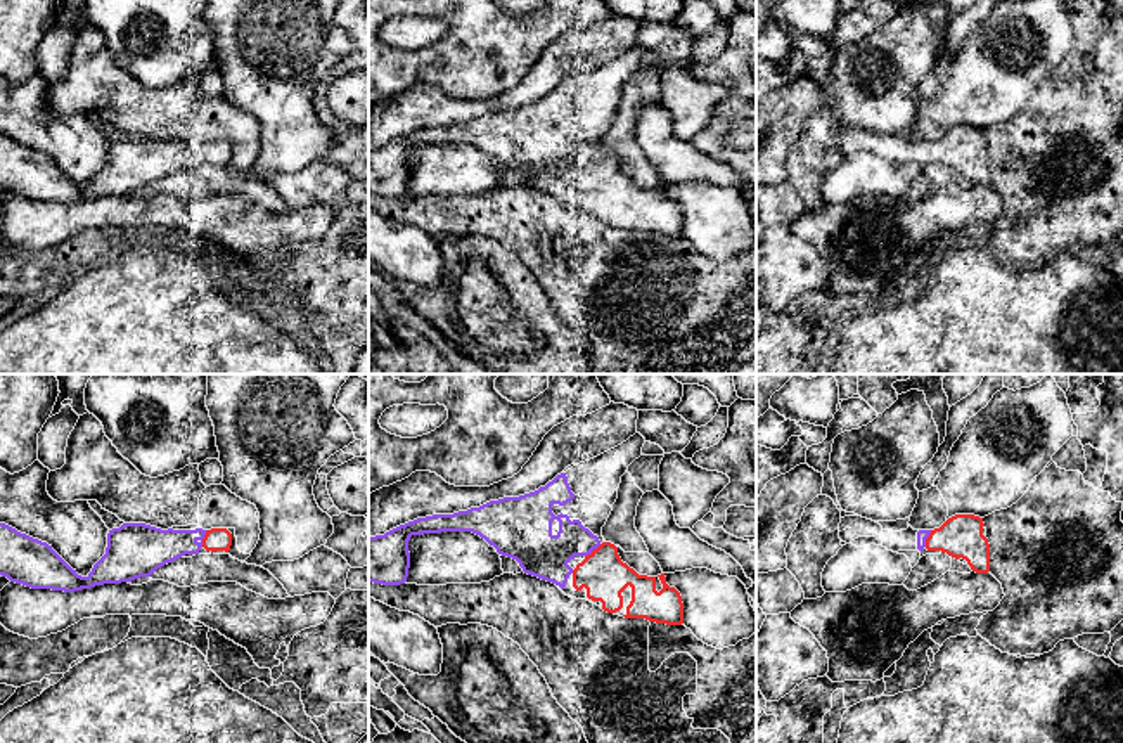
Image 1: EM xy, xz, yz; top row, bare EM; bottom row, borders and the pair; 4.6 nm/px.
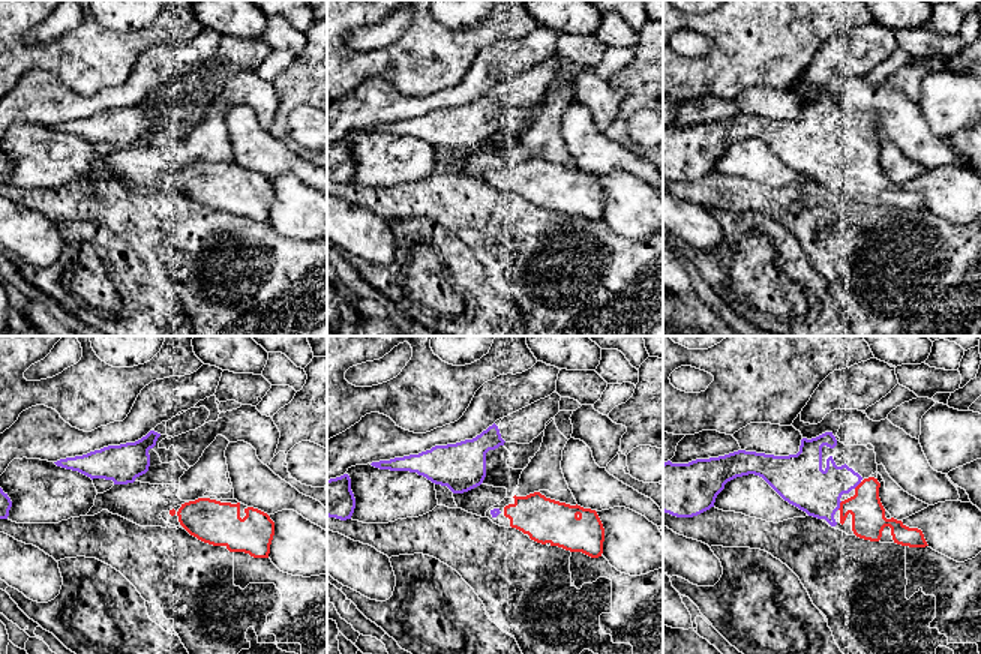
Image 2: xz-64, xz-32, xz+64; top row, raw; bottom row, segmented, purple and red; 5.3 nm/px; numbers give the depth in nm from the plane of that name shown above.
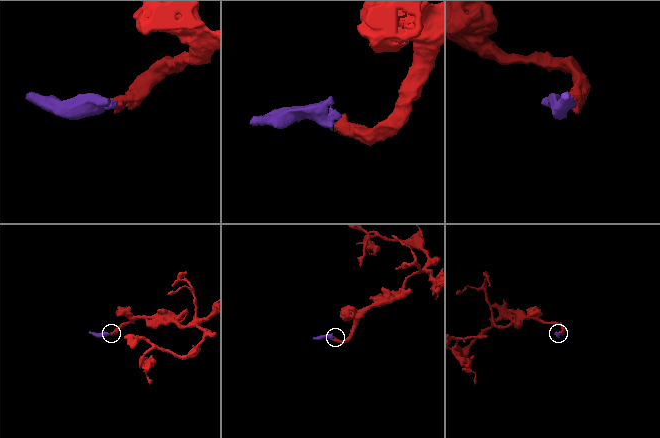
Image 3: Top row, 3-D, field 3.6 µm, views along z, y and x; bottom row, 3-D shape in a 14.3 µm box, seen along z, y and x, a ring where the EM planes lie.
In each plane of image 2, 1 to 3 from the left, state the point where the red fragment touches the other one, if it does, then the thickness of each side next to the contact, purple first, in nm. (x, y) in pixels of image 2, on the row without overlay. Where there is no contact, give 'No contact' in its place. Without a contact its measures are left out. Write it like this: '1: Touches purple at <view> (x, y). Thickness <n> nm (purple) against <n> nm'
1: No contact
2: No contact
3: Touches purple at xz+64 (839, 170). Thickness 260 nm (purple) against 180 nm

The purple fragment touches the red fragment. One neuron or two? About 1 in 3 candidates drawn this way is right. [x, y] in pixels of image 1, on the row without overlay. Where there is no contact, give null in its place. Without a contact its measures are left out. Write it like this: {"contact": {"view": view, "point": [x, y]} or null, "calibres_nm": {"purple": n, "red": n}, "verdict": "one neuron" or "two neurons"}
{"contact": {"view": "xz", "point": [592, 161]}, "calibres_nm": {"purple": 220, "red": 220}, "verdict": "one neuron"}

